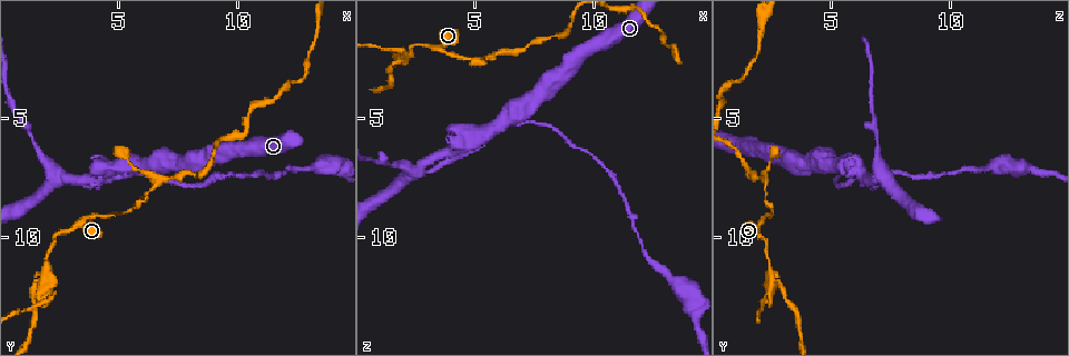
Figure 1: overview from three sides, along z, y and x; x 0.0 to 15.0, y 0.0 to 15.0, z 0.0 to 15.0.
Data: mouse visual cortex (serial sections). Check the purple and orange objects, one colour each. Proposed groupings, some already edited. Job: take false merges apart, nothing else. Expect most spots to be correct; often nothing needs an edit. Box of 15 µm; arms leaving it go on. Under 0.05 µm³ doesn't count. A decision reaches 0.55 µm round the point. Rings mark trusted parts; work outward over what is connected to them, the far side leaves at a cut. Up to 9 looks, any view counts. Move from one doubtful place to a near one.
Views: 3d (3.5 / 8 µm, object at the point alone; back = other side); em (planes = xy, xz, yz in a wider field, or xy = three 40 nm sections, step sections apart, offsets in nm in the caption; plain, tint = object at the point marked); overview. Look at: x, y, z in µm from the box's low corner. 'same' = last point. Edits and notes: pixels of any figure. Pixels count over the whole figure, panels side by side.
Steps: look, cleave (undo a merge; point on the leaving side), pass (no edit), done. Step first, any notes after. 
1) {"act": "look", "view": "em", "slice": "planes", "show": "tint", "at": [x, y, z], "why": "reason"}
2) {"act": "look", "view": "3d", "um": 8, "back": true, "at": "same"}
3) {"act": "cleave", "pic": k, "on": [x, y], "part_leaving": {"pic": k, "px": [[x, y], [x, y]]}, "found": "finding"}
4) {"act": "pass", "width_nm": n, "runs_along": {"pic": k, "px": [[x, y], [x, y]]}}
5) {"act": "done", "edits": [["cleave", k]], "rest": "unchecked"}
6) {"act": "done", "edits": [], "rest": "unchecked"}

{"act": "look", "view": "3d", "um": 8, "back": true, "at": [6.0, 7.0, 5.4], "why": "side arm on a straight run"}

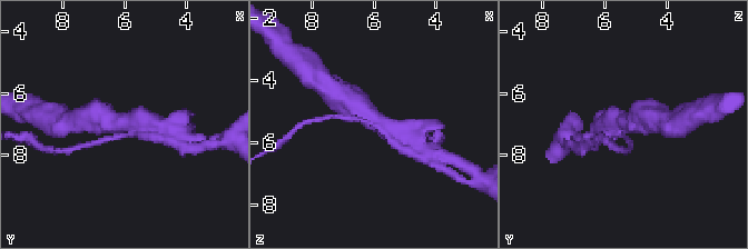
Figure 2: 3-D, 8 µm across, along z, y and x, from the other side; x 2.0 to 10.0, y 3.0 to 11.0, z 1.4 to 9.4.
{"act": "look", "view": "em", "slice": "xy", "step": 2, "show": "tint", "at": [5.9, 6.9, 5.4], "arms": 3, "arm_widths_nm": [200, 700, 700], "why": "need the tissue"}

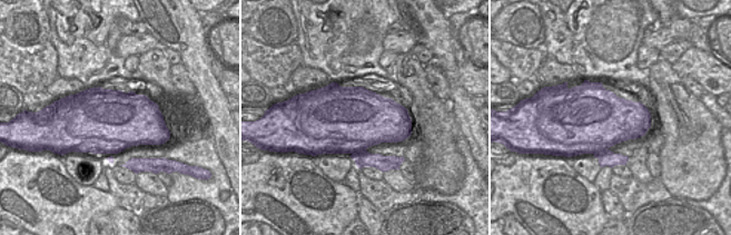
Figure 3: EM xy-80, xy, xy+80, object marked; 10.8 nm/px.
{"act": "pass", "runs_along": {"pic": 2, "px": [[351, 102], [374, 121], [404, 137]]}, "found": "all the same cell"}

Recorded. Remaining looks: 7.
{"act": "look", "view": "3d", "um": 3.5, "back": true, "at": [1.8, 6.7, 6.9], "why": "thick turns thin"}

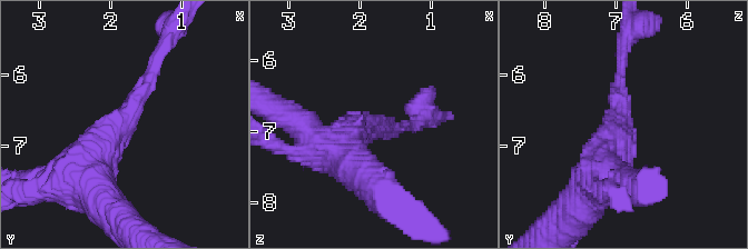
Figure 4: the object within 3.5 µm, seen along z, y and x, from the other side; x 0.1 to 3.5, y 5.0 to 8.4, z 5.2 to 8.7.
{"act": "look", "view": "em", "slice": "xy", "step": 2, "show": "tint", "at": [1.90, 6.65, 7.00], "arm_widths_nm": [150, 600]}

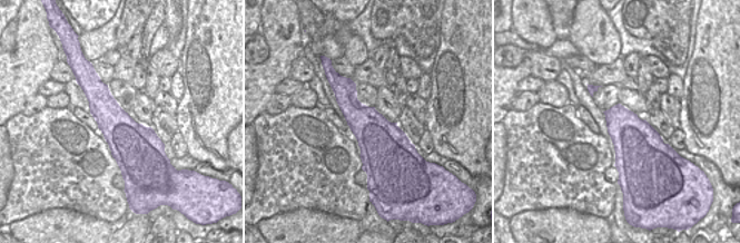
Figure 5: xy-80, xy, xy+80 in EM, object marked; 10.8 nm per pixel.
{"act": "pass", "width_nm": 460, "runs_along": {"pic": 4, "px": [[69, 175], [128, 117], [158, 59]]}, "found": "all the same cell"}

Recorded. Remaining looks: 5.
{"act": "look", "view": "3d", "um": 3.5, "at": [2.6, 9.8, 2.0], "why": "abrupt turn"}

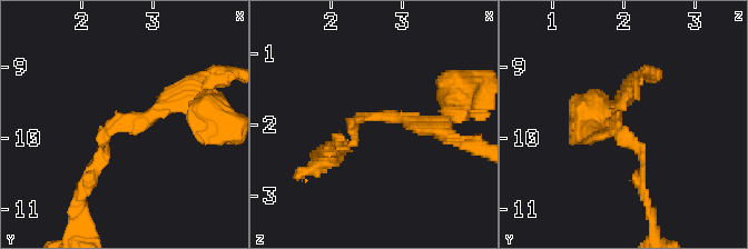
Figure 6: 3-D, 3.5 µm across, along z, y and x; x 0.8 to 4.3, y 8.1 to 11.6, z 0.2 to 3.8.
{"act": "look", "view": "em", "slice": "planes", "show": "tint", "at": [2.45, 9.80, 1.90], "arm_widths_nm": [100, 200], "why": "shape alone is not enough"}

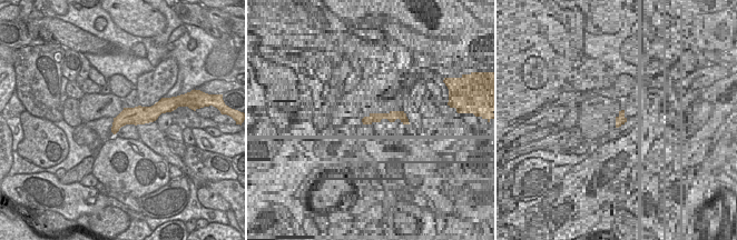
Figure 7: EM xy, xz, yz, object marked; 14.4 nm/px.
{"act": "pass", "runs_along": {"pic": 6, "px": [[187, 98], [101, 136], [91, 177]]}, "found": "all the same cell"}

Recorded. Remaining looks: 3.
{"act": "look", "view": "3d", "um": 3.5, "at": [1.9, 11.7, 2.6], "why": "arms part here"}

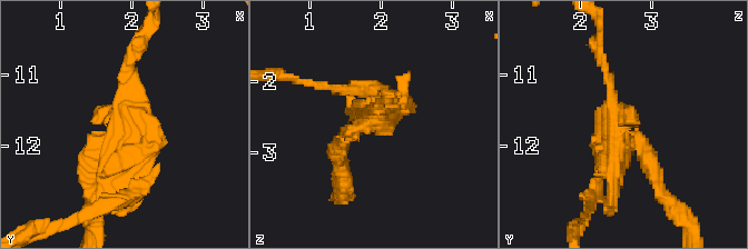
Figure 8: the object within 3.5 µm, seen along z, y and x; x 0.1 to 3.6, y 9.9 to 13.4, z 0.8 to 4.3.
{"act": "look", "view": "em", "slice": "xy", "step": 2, "show": "tint", "at": [1.85, 11.60, 2.50]}

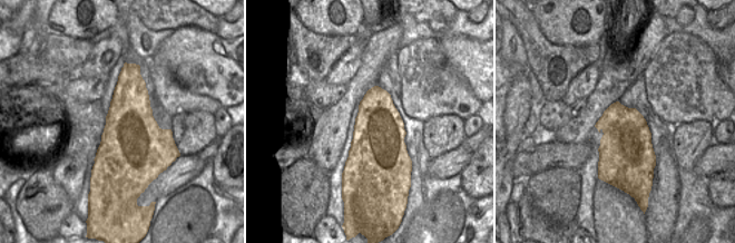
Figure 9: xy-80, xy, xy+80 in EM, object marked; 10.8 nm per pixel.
{"act": "pass", "runs_along": {"pic": 8, "px": [[596, 45], [616, 117], [613, 191]]}, "found": "one cell here"}

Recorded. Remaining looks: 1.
{"act": "done", "edits": [], "rest": "unchecked"}

